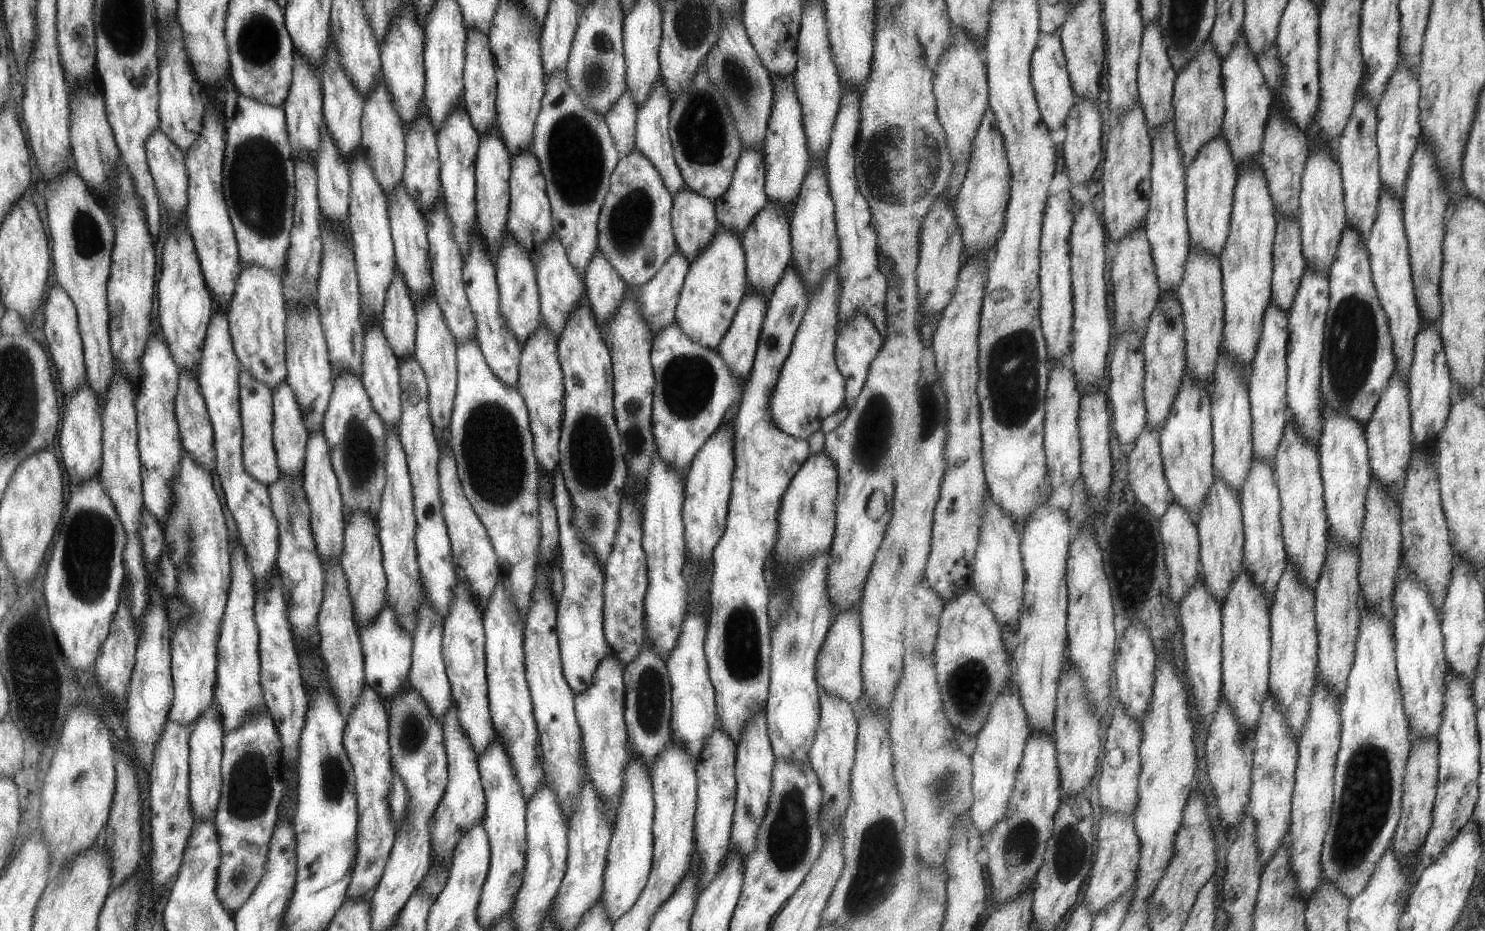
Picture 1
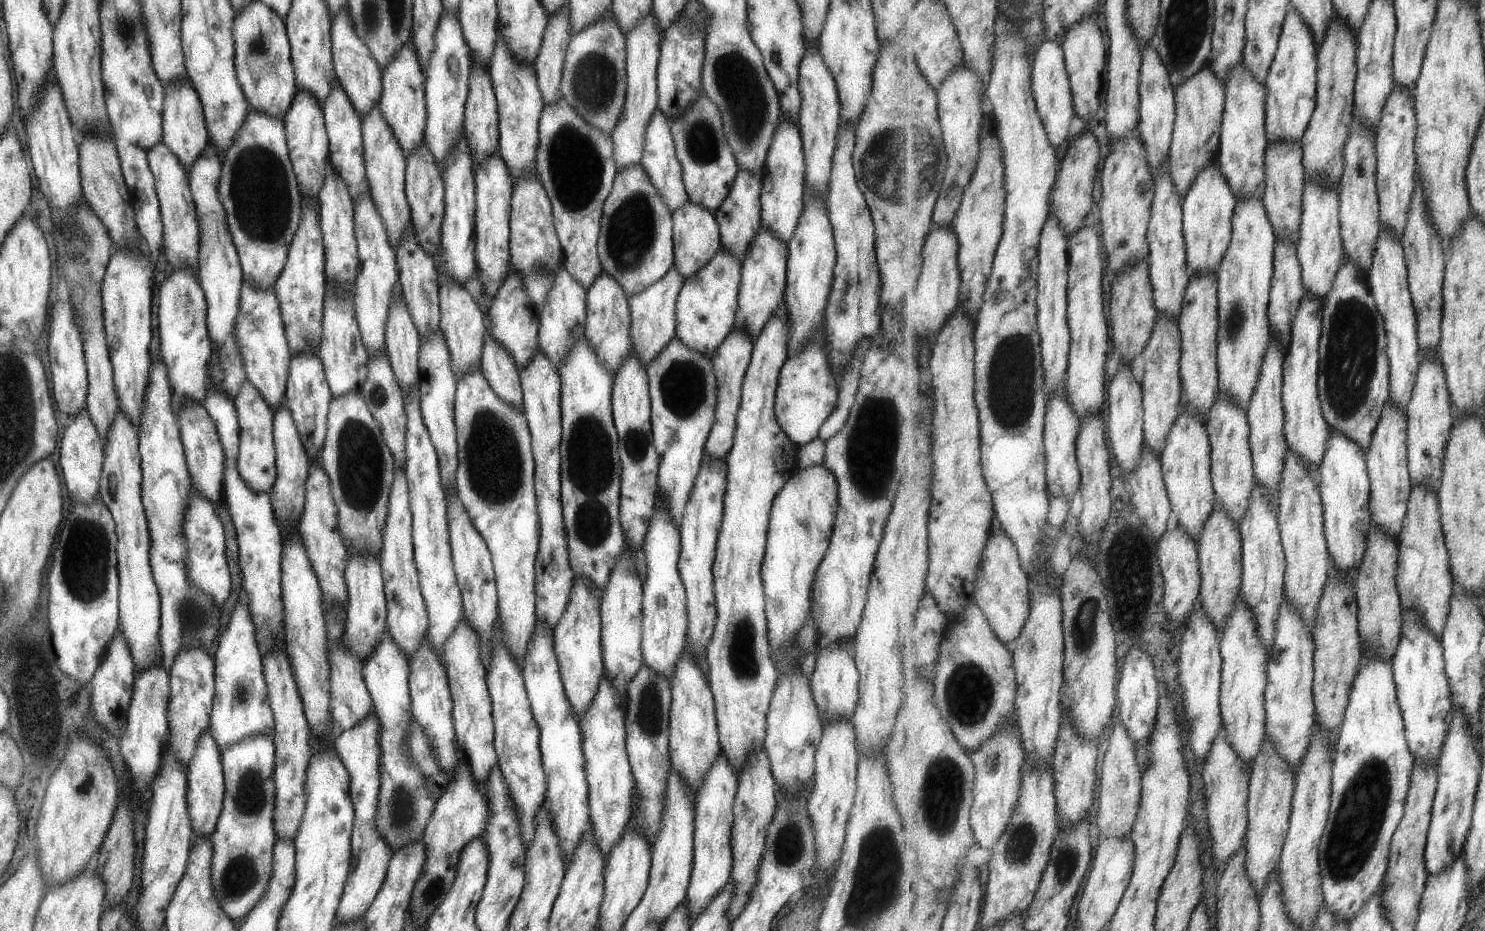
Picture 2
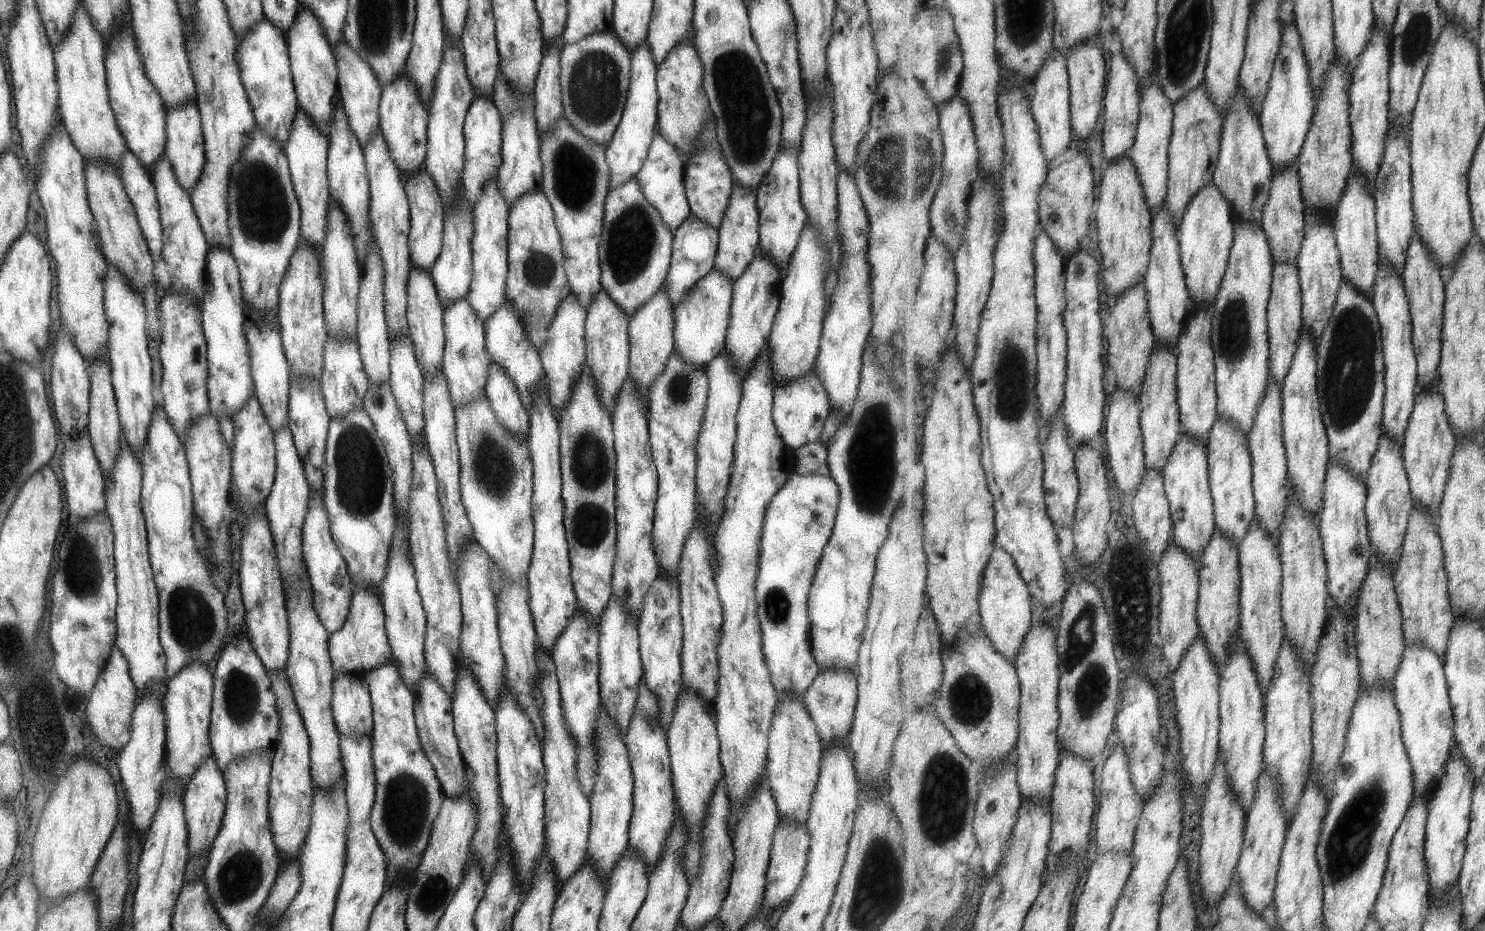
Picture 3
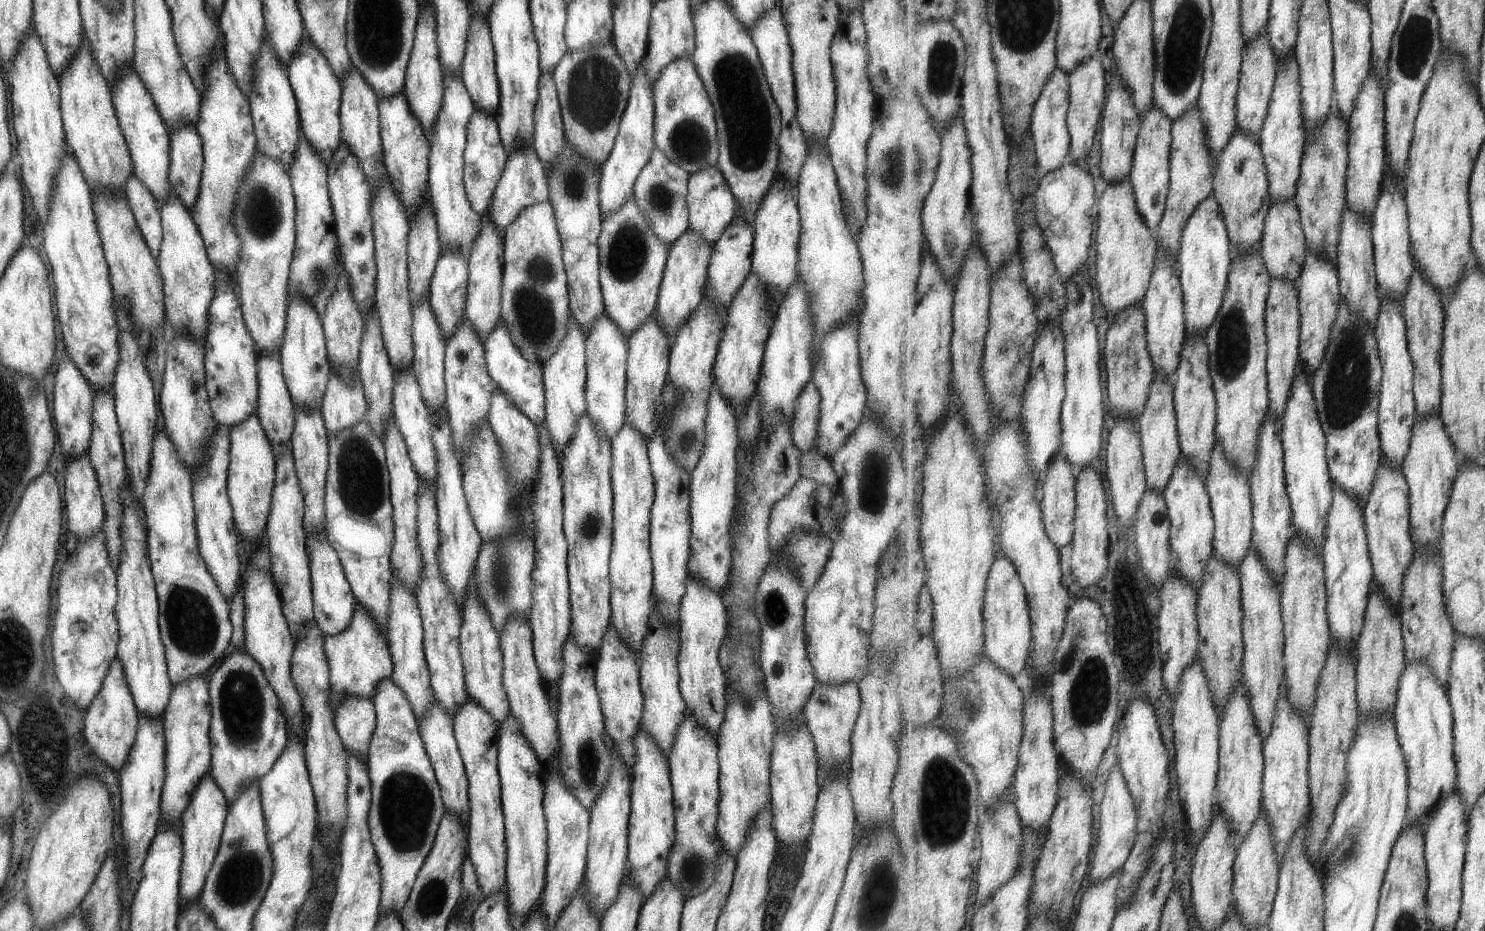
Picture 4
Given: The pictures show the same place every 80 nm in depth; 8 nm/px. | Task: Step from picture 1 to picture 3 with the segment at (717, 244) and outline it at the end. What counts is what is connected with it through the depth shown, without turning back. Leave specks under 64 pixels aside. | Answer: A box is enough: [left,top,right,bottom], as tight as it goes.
[673,269,732,369]

